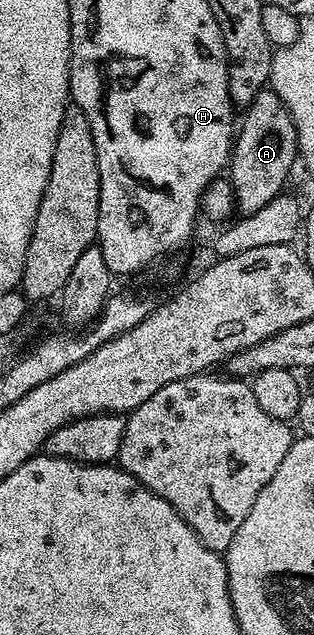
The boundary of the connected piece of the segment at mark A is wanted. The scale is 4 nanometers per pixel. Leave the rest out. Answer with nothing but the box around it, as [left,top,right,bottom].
[228,90,298,216]

